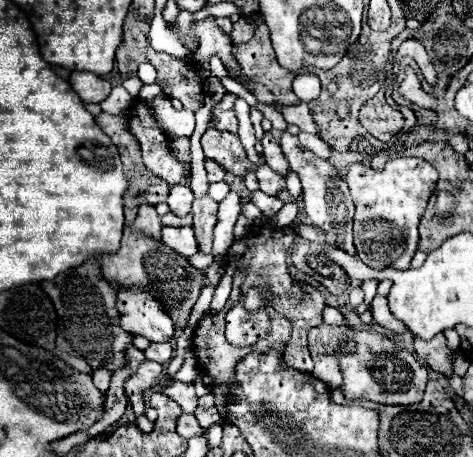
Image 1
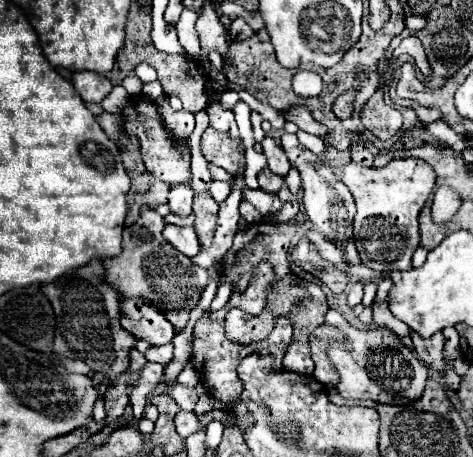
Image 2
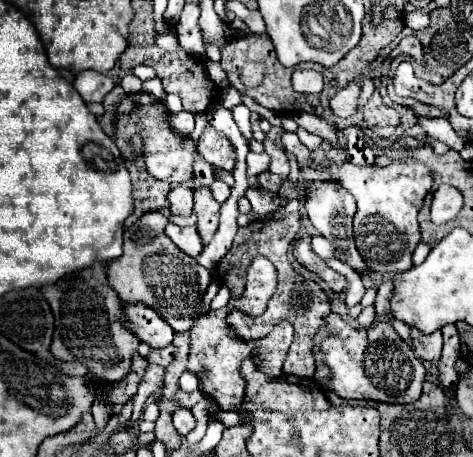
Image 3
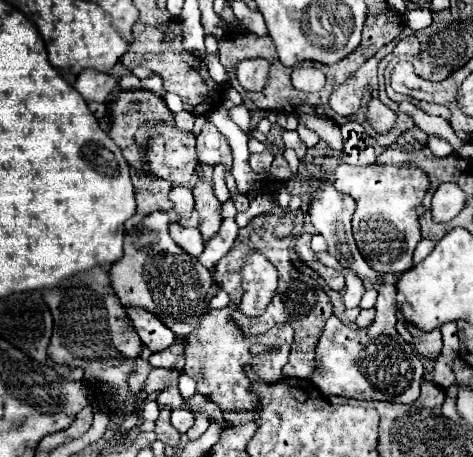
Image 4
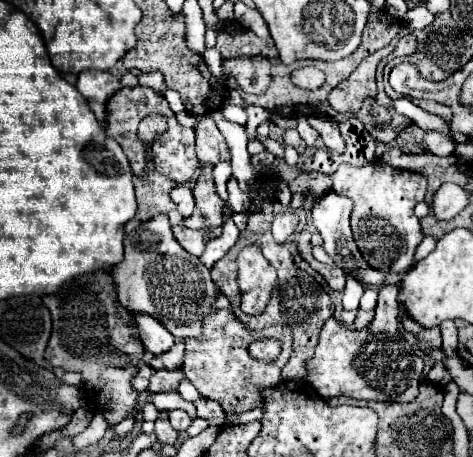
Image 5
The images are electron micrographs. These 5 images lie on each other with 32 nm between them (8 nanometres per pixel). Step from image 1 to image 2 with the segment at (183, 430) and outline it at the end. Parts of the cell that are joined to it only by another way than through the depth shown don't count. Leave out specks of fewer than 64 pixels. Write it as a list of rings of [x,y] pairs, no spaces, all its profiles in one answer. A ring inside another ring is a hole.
[[[180,410],[176,416],[174,416],[174,424],[176,424],[176,430],[182,438],[186,438],[188,434],[196,432],[198,430],[198,418],[192,414],[192,412],[184,412]]]

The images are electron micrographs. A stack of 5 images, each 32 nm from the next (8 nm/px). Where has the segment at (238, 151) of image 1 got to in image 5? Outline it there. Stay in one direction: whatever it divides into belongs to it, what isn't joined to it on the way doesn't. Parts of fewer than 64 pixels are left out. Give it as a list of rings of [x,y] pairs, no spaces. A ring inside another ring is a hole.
[[[210,114],[198,116],[194,130],[196,130],[196,154],[200,162],[216,164],[222,160],[230,160],[228,144]]]

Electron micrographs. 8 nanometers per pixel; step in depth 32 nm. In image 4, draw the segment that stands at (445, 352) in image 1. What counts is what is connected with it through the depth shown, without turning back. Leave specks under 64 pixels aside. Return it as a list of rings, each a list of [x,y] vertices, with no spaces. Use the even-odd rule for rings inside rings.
[[[406,322],[406,328],[414,336],[416,344],[424,344],[424,346],[416,346],[422,356],[434,358],[436,354],[440,354],[440,350],[442,350],[442,338],[440,338],[440,330],[438,328],[430,330],[430,332],[424,332],[422,328],[418,328],[416,324],[410,324],[410,322]]]

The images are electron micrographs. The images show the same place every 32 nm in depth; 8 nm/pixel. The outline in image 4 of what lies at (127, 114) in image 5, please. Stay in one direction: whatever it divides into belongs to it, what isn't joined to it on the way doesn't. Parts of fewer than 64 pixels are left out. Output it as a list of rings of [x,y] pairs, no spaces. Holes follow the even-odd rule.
[[[146,88],[122,90],[122,92],[108,104],[108,108],[110,108],[110,122],[112,122],[112,126],[110,126],[110,130],[108,130],[108,136],[120,146],[120,150],[124,152],[124,158],[128,160],[128,164],[134,166],[136,172],[140,172],[142,162],[144,162],[144,148],[138,146],[136,140],[134,140],[134,134],[136,134],[138,126],[140,126],[142,122],[158,122],[158,120],[164,120],[166,124],[172,124],[170,120],[174,118],[174,114],[172,114],[170,108],[166,106],[164,98],[156,96],[154,92],[150,92],[150,90],[146,90]]]

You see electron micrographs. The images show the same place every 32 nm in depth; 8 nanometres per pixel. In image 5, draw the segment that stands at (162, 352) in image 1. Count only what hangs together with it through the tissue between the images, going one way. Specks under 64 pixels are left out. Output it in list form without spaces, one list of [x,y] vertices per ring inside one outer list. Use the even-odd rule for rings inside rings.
[[[176,342],[170,352],[164,352],[164,356],[154,356],[150,366],[154,370],[178,370],[184,360],[184,342]]]

